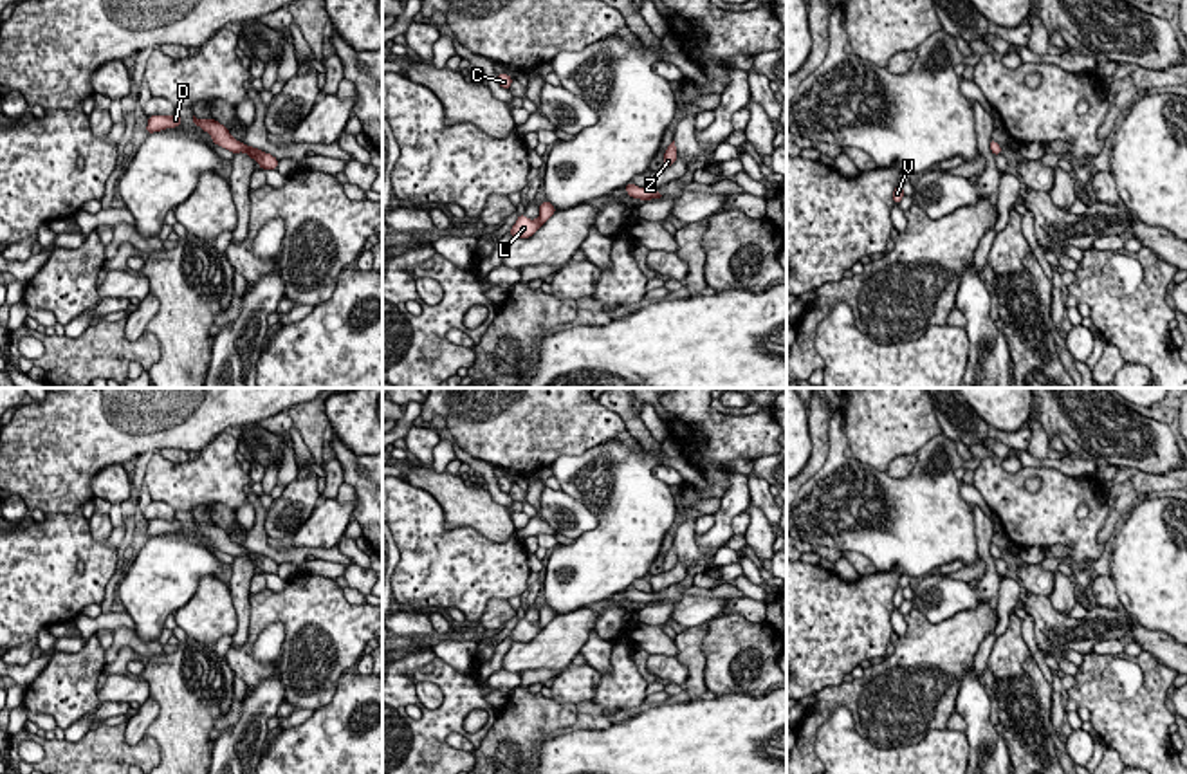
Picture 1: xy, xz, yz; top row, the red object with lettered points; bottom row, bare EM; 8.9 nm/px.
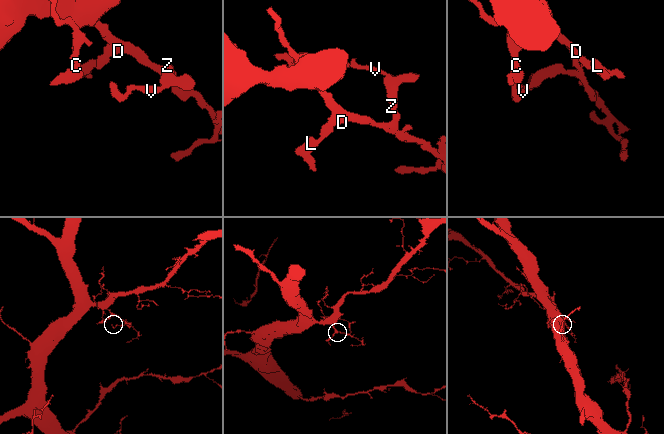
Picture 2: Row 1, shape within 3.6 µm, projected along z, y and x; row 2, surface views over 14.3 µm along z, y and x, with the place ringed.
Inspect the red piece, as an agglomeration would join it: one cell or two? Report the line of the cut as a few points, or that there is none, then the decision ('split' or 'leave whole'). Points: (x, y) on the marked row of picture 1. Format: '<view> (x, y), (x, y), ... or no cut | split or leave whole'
no cut | leave whole

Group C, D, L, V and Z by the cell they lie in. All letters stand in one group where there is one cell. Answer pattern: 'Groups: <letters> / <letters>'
Groups: C D L V Z

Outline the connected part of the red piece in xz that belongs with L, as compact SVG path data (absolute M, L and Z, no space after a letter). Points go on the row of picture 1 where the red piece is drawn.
M545 200L539 206L539 217L536 220L529 220L525 215L520 215L516 224L511 227L512 238L532 236L554 213L556 207Z

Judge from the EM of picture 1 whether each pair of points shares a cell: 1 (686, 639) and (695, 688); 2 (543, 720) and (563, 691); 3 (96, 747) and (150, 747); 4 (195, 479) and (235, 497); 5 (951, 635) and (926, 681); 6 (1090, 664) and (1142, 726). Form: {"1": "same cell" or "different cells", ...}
{"1": "same cell", "2": "different cells", "3": "same cell", "4": "same cell", "5": "same cell", "6": "same cell"}

